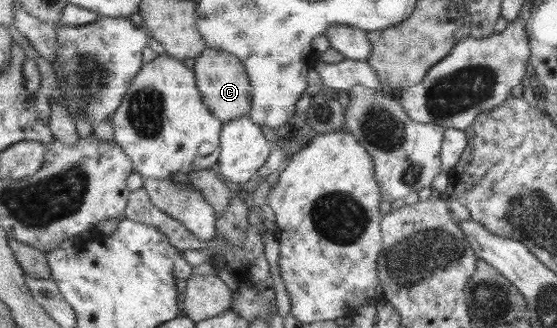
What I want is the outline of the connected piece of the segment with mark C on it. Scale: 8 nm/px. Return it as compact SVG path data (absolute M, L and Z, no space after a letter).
M206 47L206 50L195 59L194 72L202 98L210 112L224 123L236 118L250 115L253 104L252 86L249 72L242 60L234 53Z

